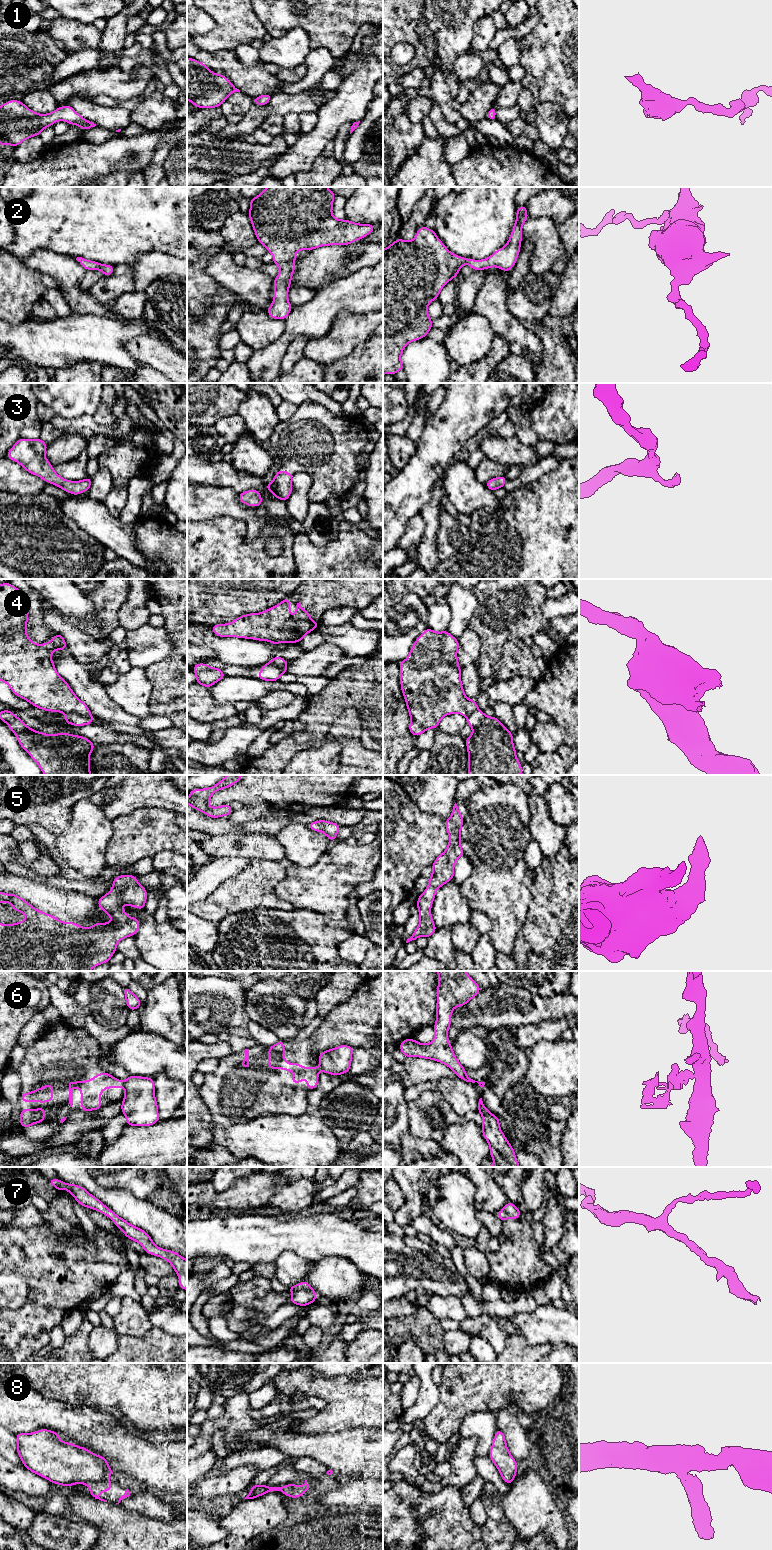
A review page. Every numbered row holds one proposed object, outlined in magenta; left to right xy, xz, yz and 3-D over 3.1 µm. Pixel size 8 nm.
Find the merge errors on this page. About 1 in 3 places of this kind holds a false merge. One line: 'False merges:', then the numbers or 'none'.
False merges: 4, 6, 8

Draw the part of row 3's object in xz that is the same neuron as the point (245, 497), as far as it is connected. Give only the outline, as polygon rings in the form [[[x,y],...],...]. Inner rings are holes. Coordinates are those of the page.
[[[252,489],[238,494],[239,500],[248,506],[262,506],[262,497],[258,490]]]

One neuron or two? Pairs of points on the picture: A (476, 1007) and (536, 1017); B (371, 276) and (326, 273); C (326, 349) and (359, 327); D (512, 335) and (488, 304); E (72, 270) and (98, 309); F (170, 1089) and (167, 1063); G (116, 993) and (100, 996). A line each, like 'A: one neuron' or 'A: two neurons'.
A: one neuron
B: two neurons
C: one neuron
D: one neuron
E: one neuron
F: two neurons
G: one neuron

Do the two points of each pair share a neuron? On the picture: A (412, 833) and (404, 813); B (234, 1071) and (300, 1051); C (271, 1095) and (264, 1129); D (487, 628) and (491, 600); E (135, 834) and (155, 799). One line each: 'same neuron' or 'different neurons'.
A: same neuron
B: same neuron
C: different neurons
D: same neuron
E: different neurons

